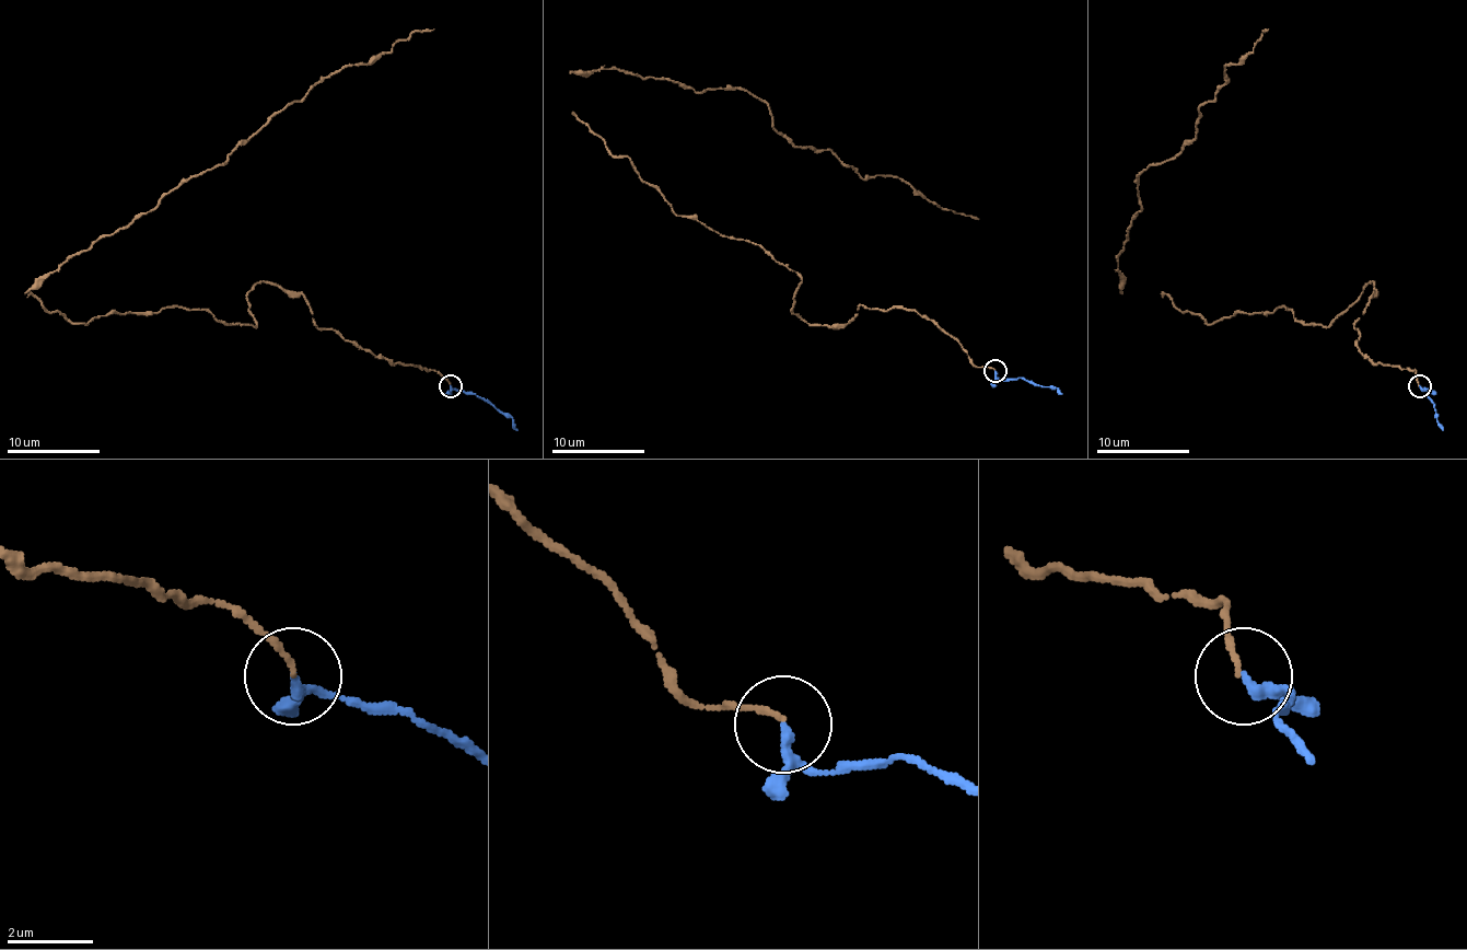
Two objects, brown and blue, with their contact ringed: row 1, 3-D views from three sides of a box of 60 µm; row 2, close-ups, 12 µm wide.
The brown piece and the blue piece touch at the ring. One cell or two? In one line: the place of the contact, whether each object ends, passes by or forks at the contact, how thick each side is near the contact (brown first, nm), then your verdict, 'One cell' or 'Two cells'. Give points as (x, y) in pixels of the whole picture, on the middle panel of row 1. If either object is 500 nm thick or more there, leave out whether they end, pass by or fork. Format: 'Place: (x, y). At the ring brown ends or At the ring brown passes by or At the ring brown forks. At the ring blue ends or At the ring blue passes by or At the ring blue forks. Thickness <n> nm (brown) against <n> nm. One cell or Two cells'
Place: (994, 370). At the ring brown ends. At the ring blue passes by. Thickness 110 nm (brown) against 190 nm. One cell

